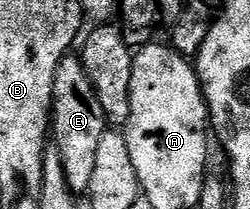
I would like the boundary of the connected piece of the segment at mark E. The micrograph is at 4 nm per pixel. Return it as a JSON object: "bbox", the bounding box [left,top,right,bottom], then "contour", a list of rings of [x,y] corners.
{"bbox":[52,53,108,193],"contour":[[[68,53],[56,65],[54,78],[54,105],[52,108],[52,145],[60,153],[64,163],[64,177],[68,179],[70,190],[86,193],[92,173],[95,172],[96,149],[100,139],[108,129],[104,111],[96,97],[96,89],[84,69],[77,54]]]}

